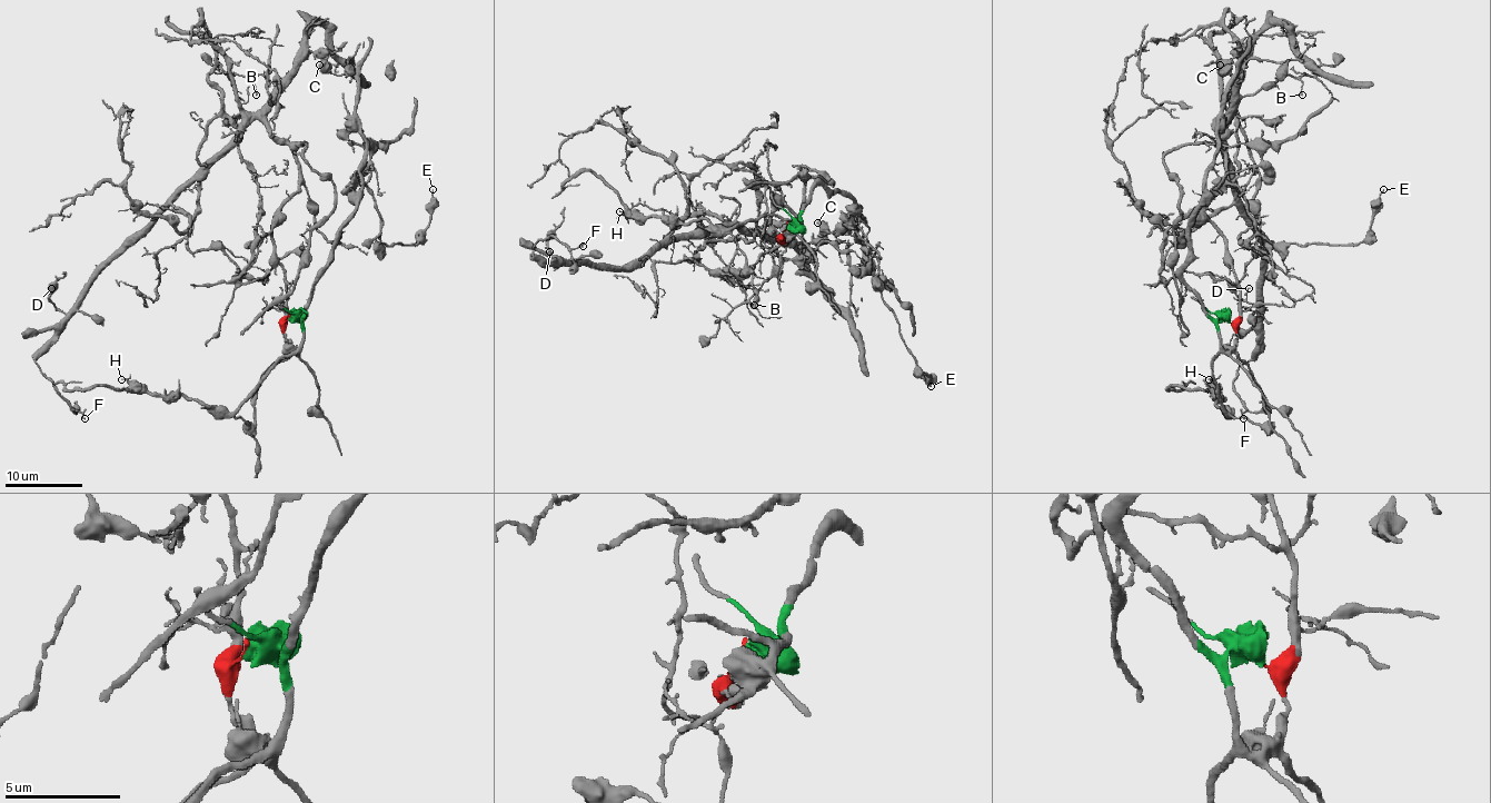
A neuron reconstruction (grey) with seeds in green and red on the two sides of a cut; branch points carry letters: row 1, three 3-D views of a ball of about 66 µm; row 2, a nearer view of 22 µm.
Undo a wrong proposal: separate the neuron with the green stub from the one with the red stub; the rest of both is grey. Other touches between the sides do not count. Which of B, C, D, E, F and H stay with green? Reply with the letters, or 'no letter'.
C, E, H

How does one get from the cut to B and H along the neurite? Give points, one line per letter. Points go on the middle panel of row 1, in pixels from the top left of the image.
B: (787, 225), (785, 241), (769, 215), (785, 207), (797, 228), (768, 225), (774, 273), (748, 301), (755, 304)
H: (787, 225), (801, 222), (763, 215), (732, 228), (704, 219), (681, 222), (619, 211)

